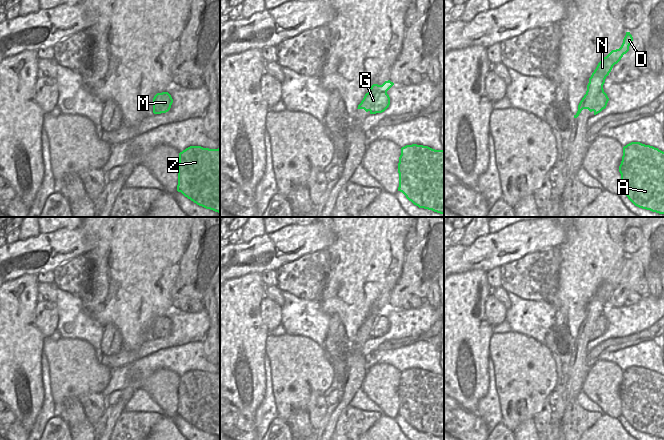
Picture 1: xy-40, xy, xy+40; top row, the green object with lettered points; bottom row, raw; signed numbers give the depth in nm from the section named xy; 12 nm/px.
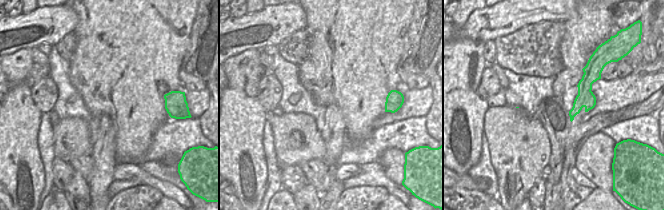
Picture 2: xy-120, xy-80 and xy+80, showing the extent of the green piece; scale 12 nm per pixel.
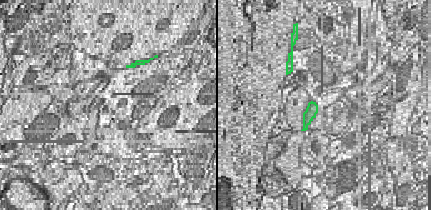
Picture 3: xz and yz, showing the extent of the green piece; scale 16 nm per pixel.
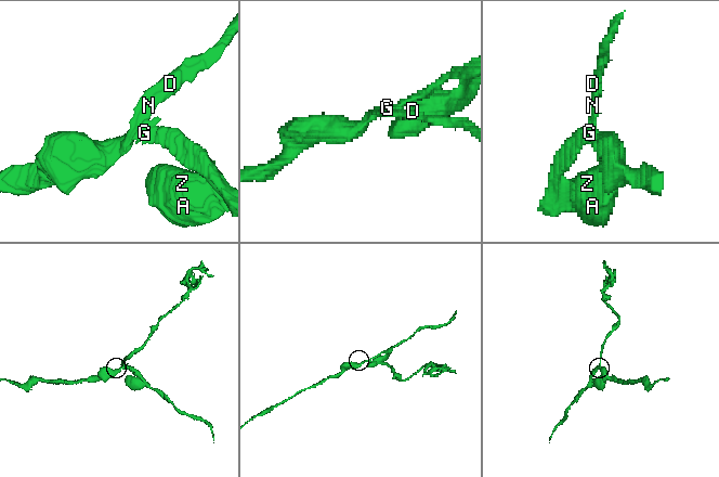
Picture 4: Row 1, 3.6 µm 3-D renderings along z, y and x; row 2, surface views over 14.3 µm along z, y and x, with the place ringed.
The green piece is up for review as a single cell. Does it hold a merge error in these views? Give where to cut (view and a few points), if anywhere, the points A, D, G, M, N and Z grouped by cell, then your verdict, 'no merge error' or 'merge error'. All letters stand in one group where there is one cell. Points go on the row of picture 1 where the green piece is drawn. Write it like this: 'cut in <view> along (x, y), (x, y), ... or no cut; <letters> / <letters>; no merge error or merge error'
cut in xy along (386, 92), (368, 93); A G M Z / D N; merge error

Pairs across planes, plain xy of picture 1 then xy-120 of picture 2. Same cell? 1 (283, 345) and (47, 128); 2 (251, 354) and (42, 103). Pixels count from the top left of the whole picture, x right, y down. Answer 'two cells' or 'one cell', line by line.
1: two cells
2: two cells

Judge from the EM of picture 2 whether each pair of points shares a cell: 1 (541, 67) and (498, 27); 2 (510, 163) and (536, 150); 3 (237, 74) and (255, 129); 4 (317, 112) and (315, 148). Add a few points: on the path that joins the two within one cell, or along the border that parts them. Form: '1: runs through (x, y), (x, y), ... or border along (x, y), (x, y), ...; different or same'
1: border along (527, 24), (508, 34), (499, 35), (494, 40); different
2: runs through (516, 157), (523, 150), (530, 150); same
3: runs through (241, 88), (241, 115); same
4: border along (296, 111), (309, 114), (320, 133); different

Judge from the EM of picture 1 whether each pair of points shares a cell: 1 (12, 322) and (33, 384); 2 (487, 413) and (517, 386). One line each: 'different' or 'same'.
1: same
2: different

